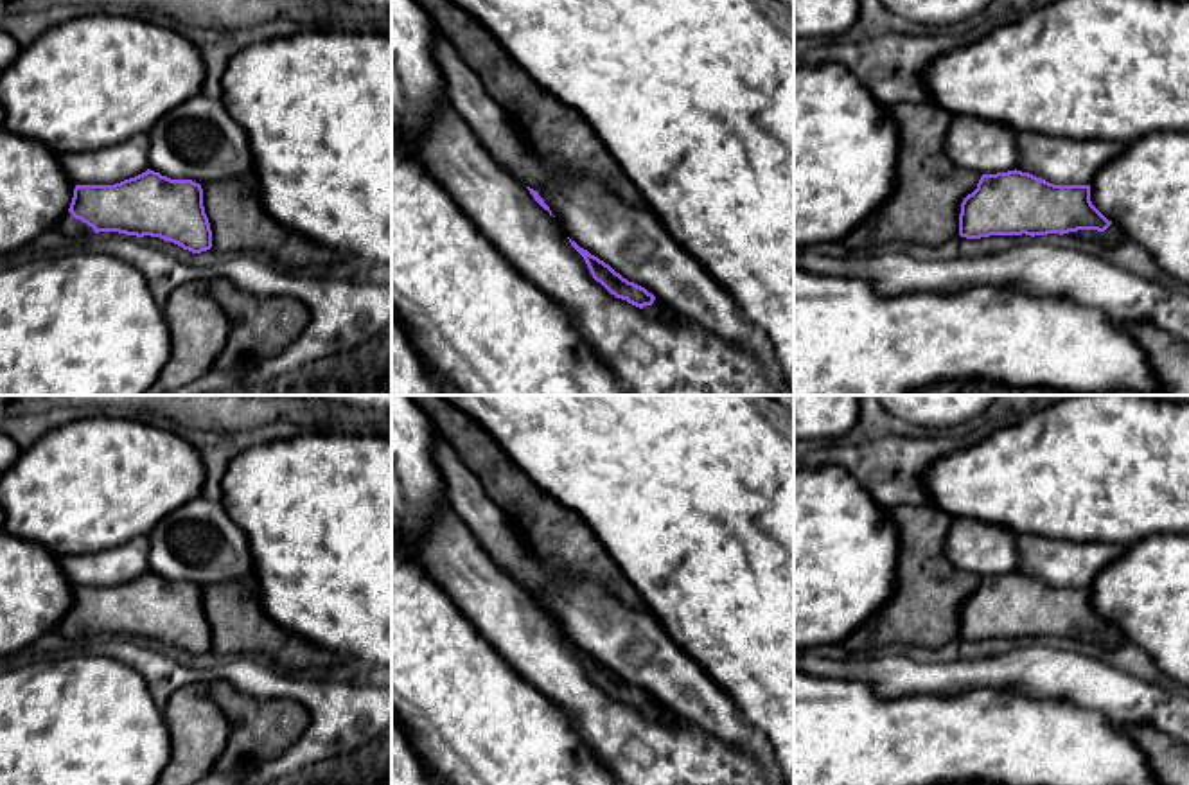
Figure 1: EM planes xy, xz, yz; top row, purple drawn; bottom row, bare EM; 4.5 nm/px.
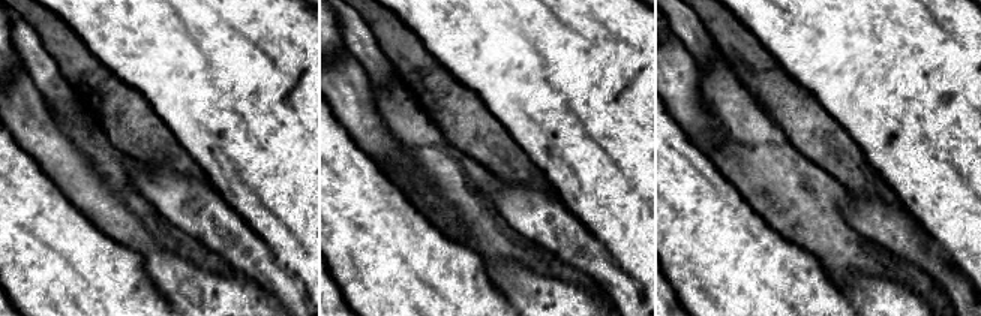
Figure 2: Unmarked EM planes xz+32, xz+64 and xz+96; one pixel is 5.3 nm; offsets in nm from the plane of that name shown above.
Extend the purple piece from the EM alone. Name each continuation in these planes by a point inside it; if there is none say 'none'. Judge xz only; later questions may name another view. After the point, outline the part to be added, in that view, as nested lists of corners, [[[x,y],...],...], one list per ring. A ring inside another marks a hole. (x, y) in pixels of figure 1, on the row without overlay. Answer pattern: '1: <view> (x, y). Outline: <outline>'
1: xz (658, 712). Outline: [[[657,701],[654,702],[652,708],[645,708],[643,715],[657,722],[675,722],[679,719],[672,710],[659,704]]]

